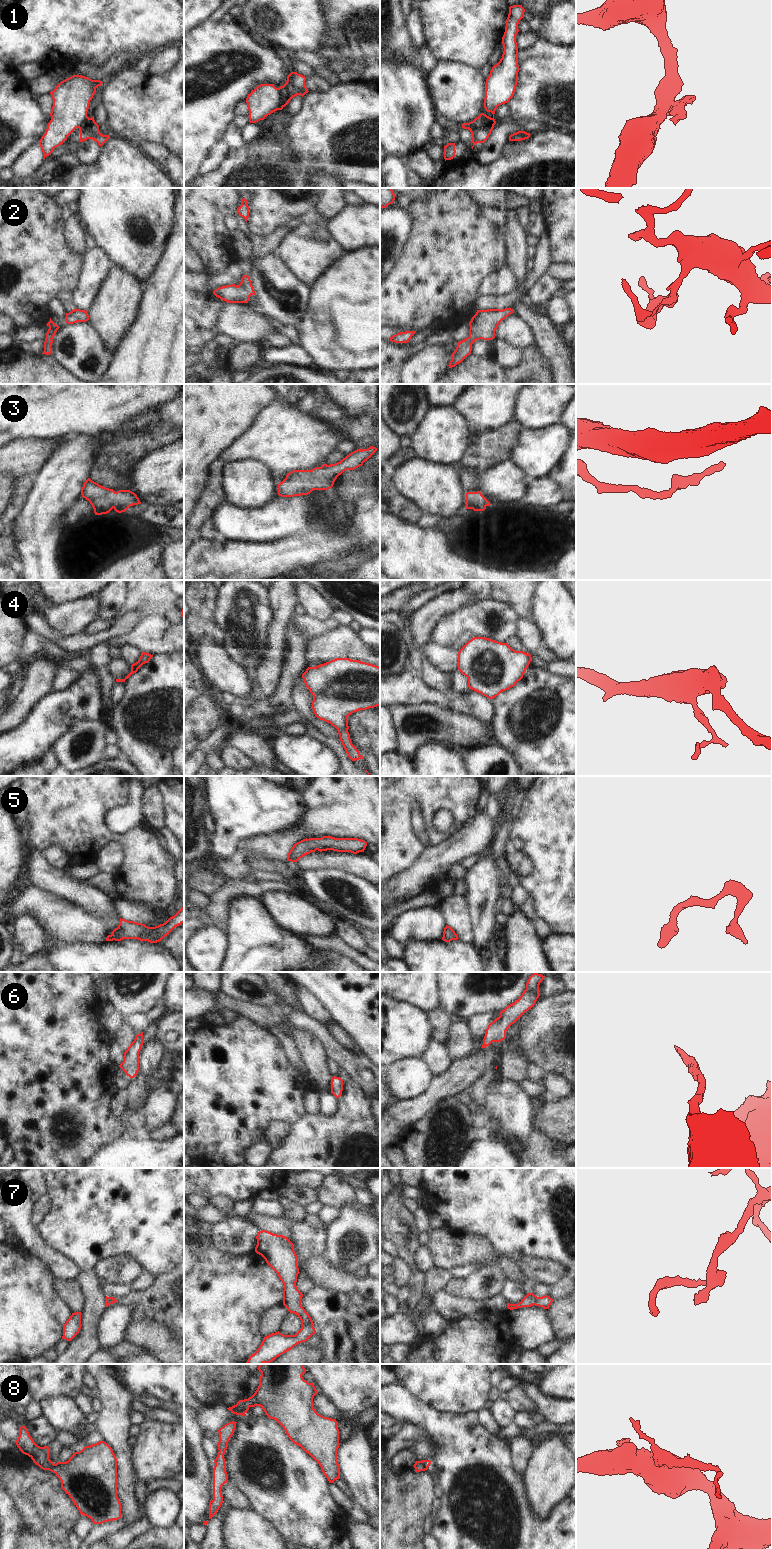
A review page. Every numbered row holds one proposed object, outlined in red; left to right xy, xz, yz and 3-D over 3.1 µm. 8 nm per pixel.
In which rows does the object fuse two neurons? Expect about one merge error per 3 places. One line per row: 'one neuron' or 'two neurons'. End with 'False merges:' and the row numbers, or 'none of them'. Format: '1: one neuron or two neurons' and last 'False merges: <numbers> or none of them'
1: two neurons
2: one neuron
3: one neuron
4: one neuron
5: one neuron
6: one neuron
7: one neuron
8: one neuron
False merges: 1

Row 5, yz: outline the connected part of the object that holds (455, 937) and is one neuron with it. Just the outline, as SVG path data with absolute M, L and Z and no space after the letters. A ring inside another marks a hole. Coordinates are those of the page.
M446 925L443 931L442 940L445 942L450 942L452 940L457 940L457 939L459 938L458 935L455 933L455 931L450 926Z

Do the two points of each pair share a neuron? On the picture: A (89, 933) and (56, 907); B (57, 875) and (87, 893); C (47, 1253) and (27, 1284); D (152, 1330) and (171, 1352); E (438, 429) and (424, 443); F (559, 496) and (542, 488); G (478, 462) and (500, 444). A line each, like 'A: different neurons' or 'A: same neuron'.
A: same neuron
B: same neuron
C: different neurons
D: same neuron
E: same neuron
F: same neuron
G: same neuron

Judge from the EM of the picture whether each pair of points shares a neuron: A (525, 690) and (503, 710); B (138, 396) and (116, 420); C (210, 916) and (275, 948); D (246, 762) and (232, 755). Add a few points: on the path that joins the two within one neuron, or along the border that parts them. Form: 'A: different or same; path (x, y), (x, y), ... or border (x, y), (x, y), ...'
A: same; path (520, 695), (508, 707)
B: same; path (132, 402), (120, 414)
C: different; border (235, 898), (228, 905), (228, 917), (225, 920)
D: same; path (243, 762), (235, 758)

